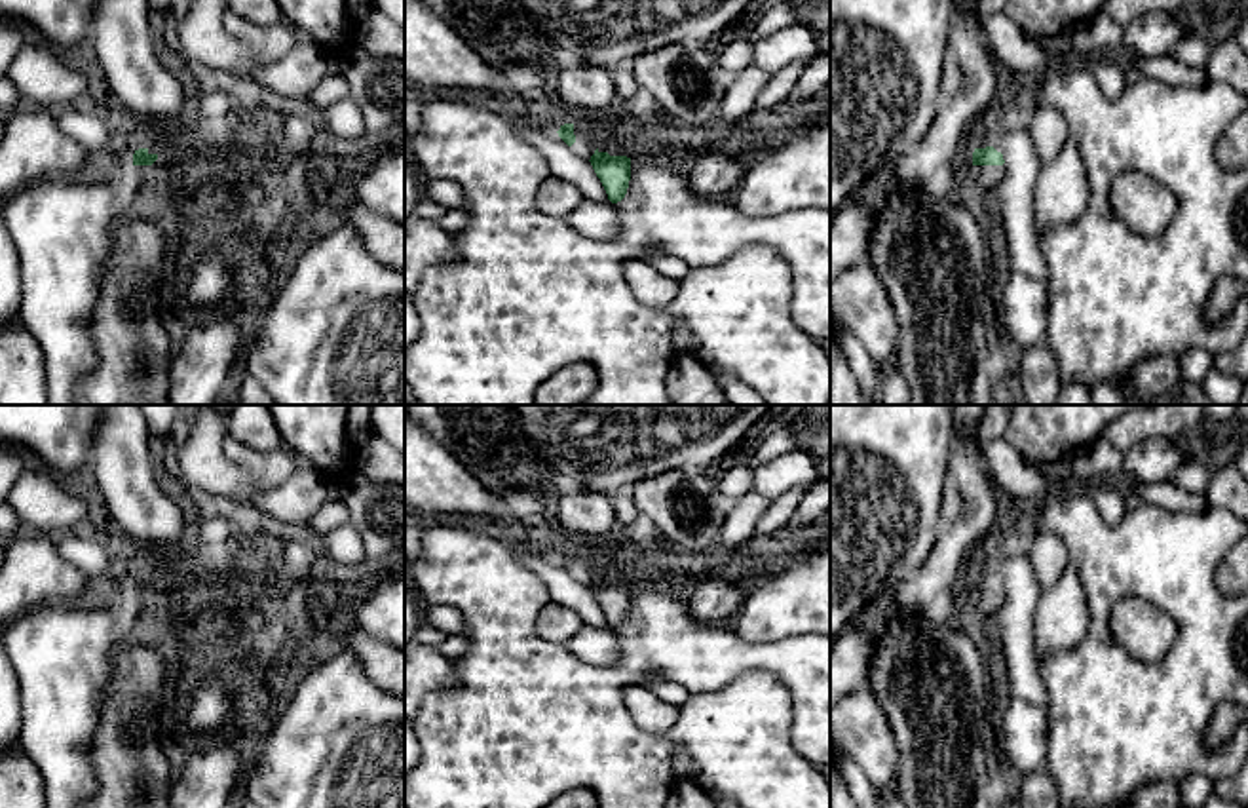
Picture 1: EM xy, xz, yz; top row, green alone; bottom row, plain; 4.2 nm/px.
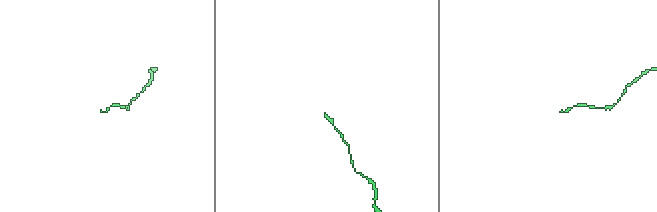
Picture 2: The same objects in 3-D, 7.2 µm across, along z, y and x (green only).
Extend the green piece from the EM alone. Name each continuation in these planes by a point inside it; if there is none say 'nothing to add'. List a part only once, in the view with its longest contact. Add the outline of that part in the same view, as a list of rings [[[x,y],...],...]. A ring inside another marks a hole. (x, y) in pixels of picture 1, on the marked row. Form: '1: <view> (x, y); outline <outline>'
1: yz (986, 177); outline [[[973,165],[973,181],[980,194],[997,186],[1005,179],[1005,165]]]

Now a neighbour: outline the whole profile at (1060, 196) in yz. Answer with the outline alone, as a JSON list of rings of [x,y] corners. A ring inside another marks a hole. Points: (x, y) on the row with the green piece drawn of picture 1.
[[[1068,135],[1060,154],[1041,165],[1033,196],[1037,236],[1049,228],[1075,222],[1085,213],[1087,200],[1087,169],[1077,143]]]

